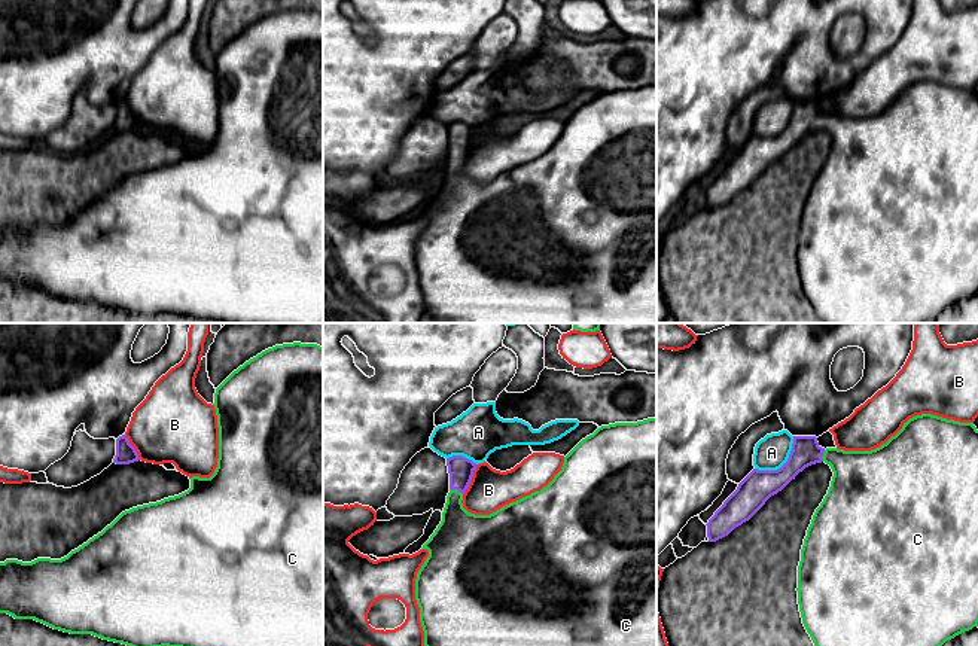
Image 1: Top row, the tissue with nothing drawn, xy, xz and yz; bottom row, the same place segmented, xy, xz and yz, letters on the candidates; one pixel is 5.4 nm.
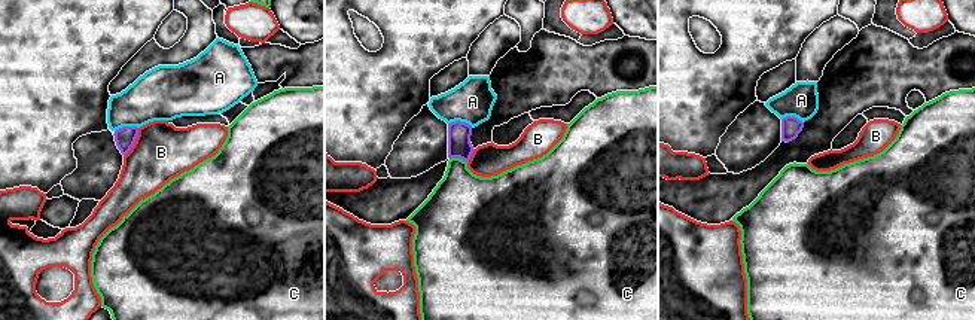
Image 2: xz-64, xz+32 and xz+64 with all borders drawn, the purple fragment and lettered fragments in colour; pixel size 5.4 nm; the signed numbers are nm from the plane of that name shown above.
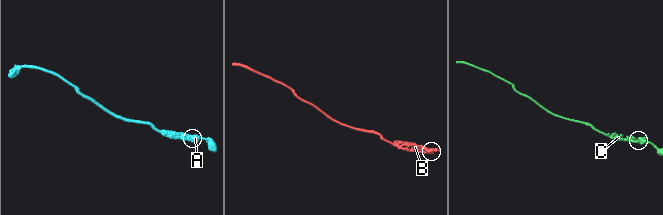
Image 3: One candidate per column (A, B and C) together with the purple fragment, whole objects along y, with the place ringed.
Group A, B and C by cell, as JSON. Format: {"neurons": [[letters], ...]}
{"neurons": [["A"], ["B"], ["C"]]}

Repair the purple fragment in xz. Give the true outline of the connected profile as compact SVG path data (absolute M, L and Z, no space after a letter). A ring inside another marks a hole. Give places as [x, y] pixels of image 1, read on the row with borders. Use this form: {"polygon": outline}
{"polygon": "M656 418L598 427L564 457L561 470L546 487L490 515L470 514L461 503L476 463L453 455L447 466L450 493L442 521L421 548L429 557L415 579L424 646L656 646Z"}

